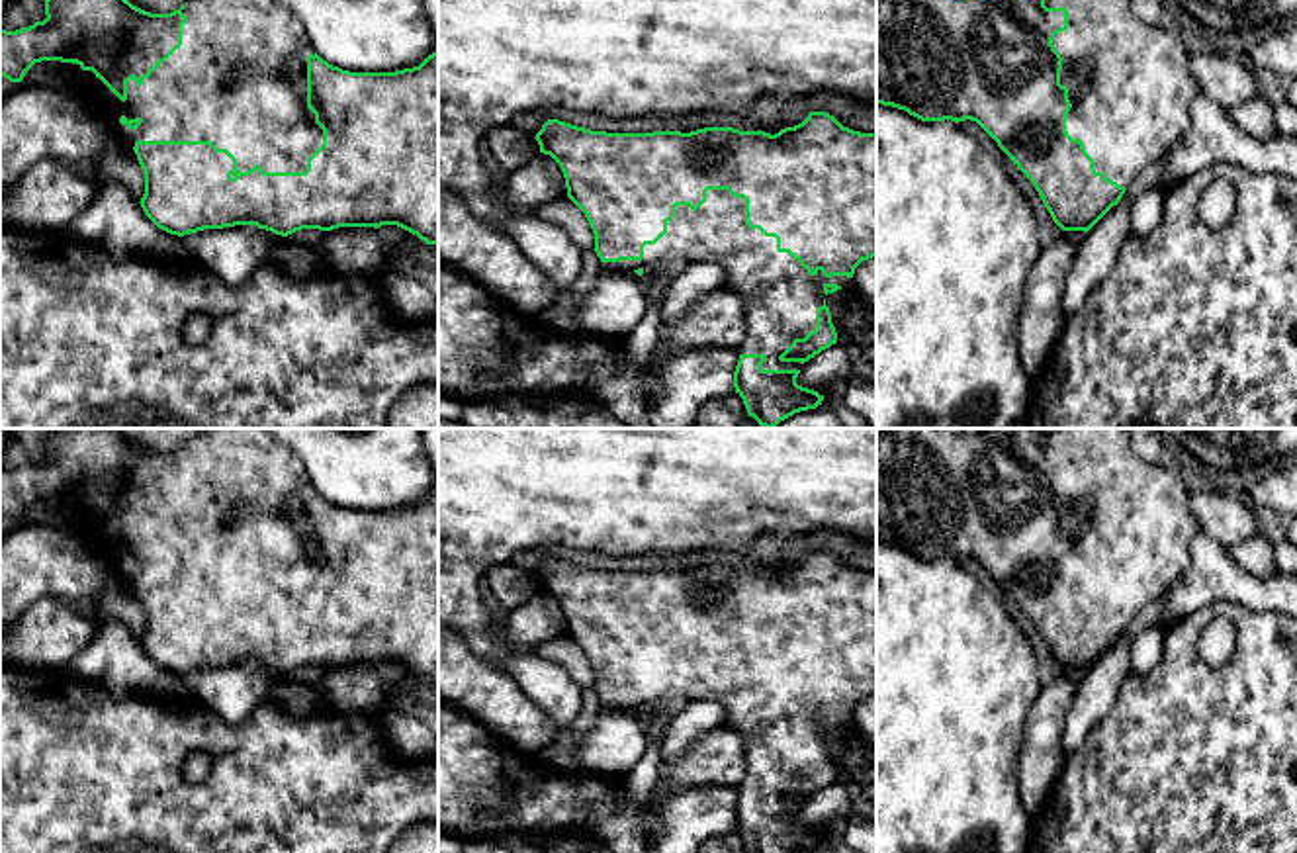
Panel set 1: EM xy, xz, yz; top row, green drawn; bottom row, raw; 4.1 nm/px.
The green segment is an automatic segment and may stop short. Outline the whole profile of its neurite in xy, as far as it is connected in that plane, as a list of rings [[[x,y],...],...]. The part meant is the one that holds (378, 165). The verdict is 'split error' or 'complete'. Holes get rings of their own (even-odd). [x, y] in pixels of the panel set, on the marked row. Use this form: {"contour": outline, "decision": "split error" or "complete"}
{"contour": [[[45,0],[45,16],[29,27],[0,29],[0,76],[22,82],[35,63],[72,63],[78,92],[102,108],[110,125],[121,131],[135,151],[145,174],[145,194],[139,203],[158,229],[184,237],[203,229],[256,225],[288,237],[301,229],[397,225],[426,245],[438,245],[438,51],[419,67],[395,72],[342,70],[315,53],[299,18],[276,0],[190,0],[170,14],[151,14],[129,0]]], "decision": "split error"}

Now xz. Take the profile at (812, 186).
{"contour": [[[810,112],[802,123],[775,135],[734,127],[606,133],[548,119],[534,139],[540,153],[559,164],[567,198],[585,213],[604,268],[634,270],[642,284],[665,274],[671,260],[724,268],[724,288],[745,301],[734,387],[749,417],[763,428],[775,428],[794,413],[822,405],[824,395],[798,385],[796,378],[804,362],[837,342],[824,297],[849,286],[855,268],[876,256],[876,133],[853,131],[826,112]]], "decision": "split error"}

